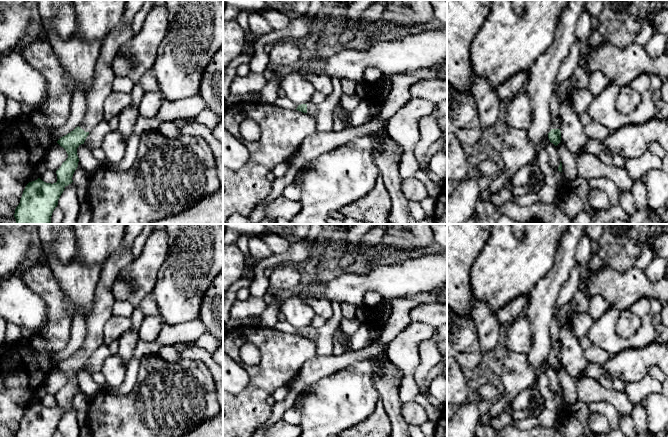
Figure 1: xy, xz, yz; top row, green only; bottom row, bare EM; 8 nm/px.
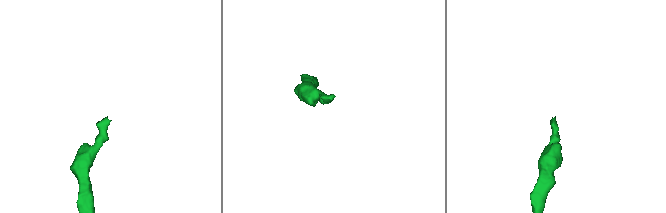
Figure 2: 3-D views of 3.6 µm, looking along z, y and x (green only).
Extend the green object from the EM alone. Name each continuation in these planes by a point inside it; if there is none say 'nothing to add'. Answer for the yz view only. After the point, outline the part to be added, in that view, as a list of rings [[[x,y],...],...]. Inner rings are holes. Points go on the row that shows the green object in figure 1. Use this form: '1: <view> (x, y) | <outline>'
1: yz (556, 123) | [[[558,116],[553,120],[551,129],[560,129],[560,126],[561,126],[561,121],[560,121],[560,117]]]

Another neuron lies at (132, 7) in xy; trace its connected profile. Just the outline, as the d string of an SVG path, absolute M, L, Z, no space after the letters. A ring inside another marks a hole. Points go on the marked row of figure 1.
M127 0L121 22L125 25L132 23L134 16L141 9L146 0Z

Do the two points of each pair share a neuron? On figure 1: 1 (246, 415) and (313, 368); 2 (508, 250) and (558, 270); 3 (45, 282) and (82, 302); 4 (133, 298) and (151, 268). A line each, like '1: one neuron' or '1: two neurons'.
1: two neurons
2: two neurons
3: two neurons
4: one neuron

